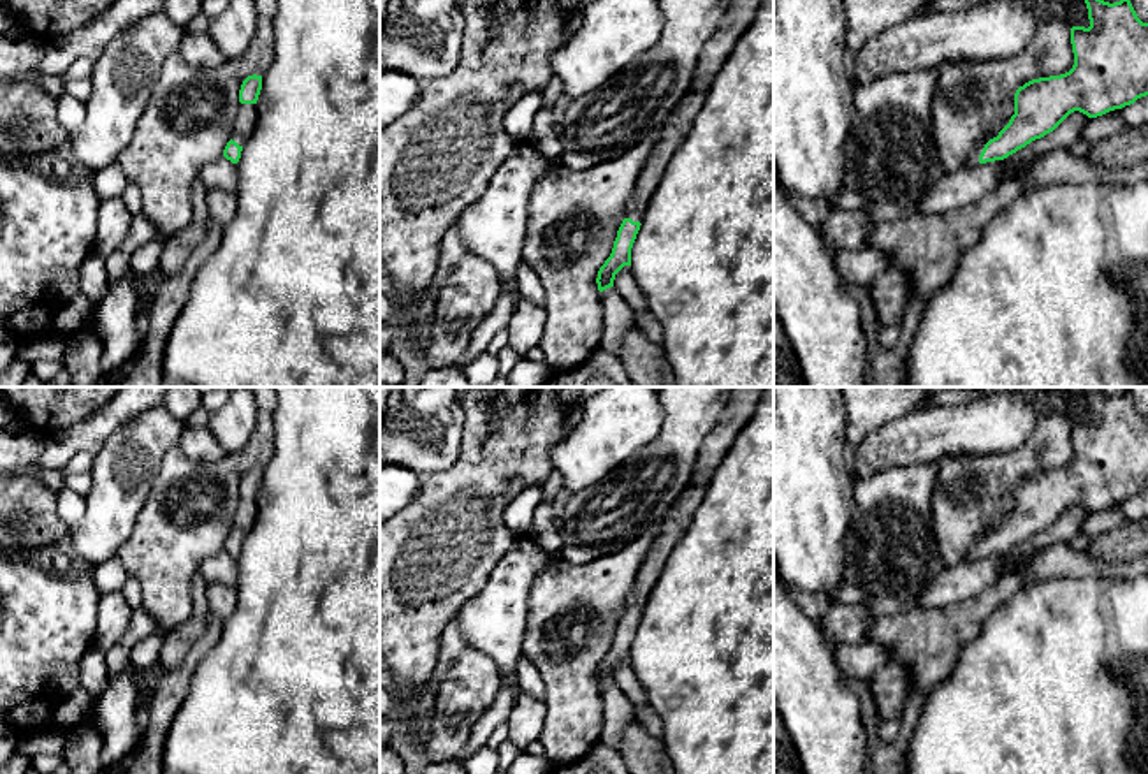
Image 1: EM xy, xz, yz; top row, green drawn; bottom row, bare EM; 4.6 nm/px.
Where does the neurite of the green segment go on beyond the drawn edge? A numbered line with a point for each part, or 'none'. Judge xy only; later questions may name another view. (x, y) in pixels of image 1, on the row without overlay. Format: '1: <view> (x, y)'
1: xy (247, 511)

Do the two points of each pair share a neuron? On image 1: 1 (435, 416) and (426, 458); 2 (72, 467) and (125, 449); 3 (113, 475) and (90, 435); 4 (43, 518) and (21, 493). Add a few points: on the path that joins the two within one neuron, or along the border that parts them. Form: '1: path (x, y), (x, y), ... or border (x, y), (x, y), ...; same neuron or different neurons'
1: path (429, 426), (426, 447); same neuron
2: border (95, 454), (94, 467), (88, 472); different neurons
3: border (127, 421), (95, 454); different neurons
4: path (37, 512), (23, 498); same neuron

